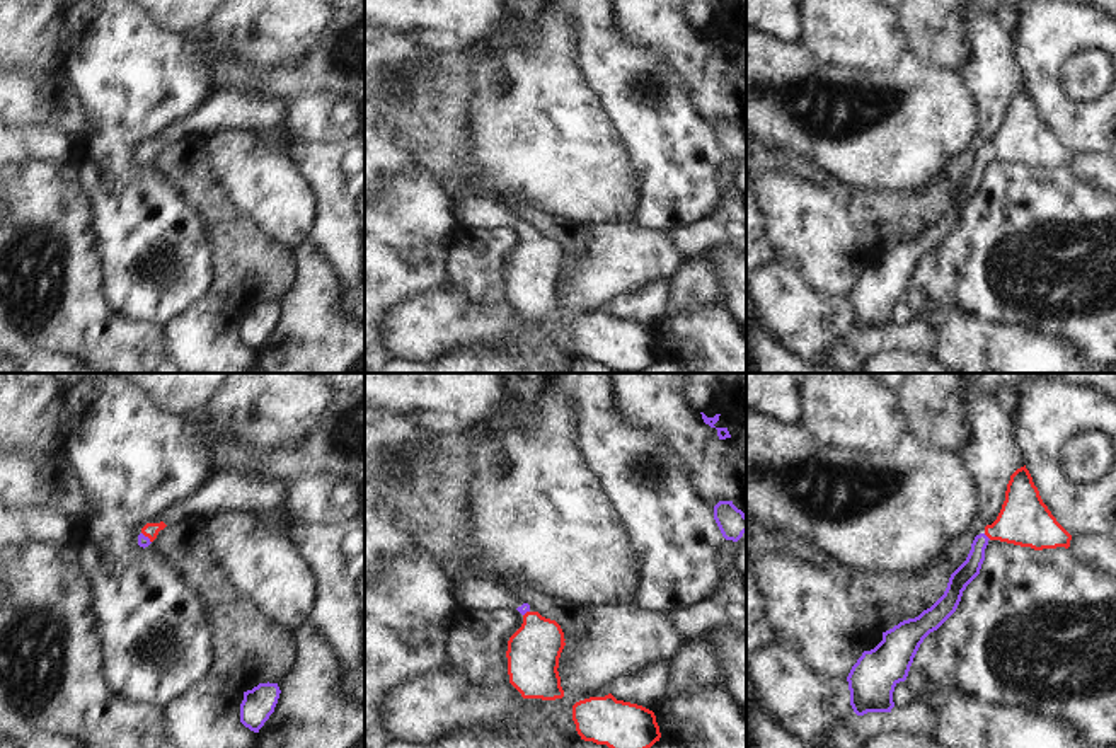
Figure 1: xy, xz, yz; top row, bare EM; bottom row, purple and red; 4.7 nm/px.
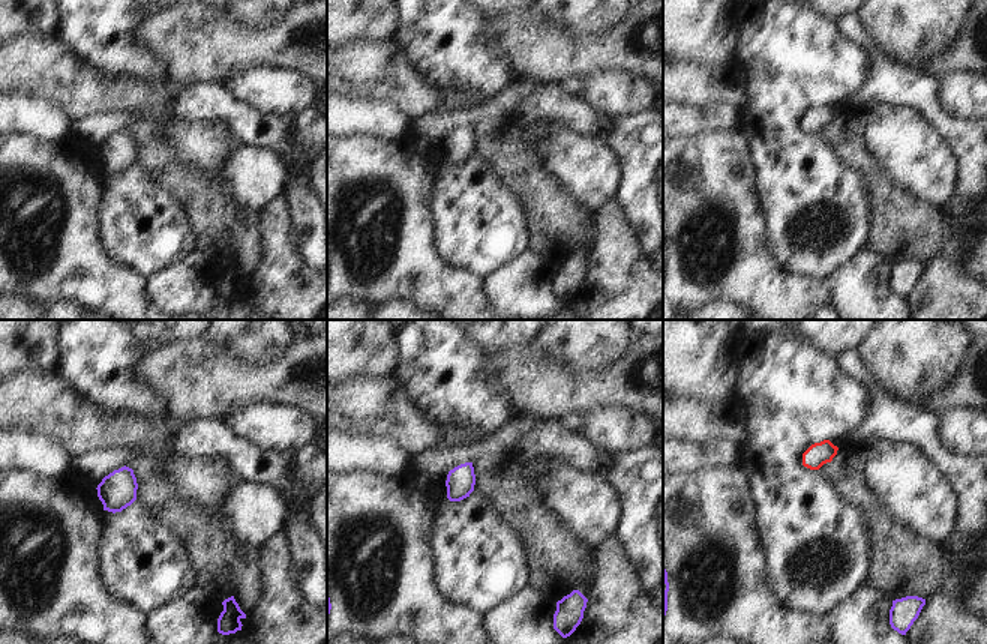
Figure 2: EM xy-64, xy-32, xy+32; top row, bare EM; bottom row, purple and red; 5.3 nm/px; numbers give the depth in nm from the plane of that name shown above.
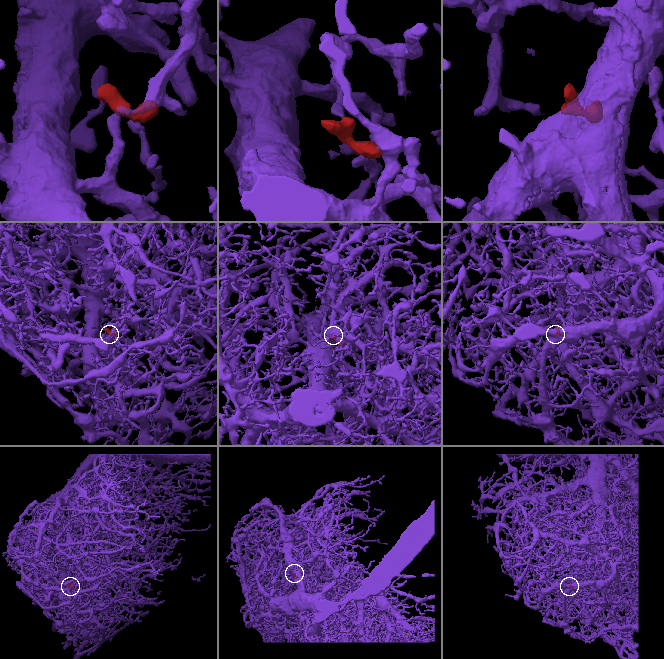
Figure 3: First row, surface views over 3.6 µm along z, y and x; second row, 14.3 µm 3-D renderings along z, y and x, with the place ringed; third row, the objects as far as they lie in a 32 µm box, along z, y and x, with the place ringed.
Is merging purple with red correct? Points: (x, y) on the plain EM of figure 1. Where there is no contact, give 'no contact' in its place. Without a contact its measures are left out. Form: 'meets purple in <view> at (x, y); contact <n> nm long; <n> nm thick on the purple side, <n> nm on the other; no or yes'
meets purple in yz at (985, 154); contact 50 nm long; 90 nm thick on the purple side, 240 nm on the other; yes

